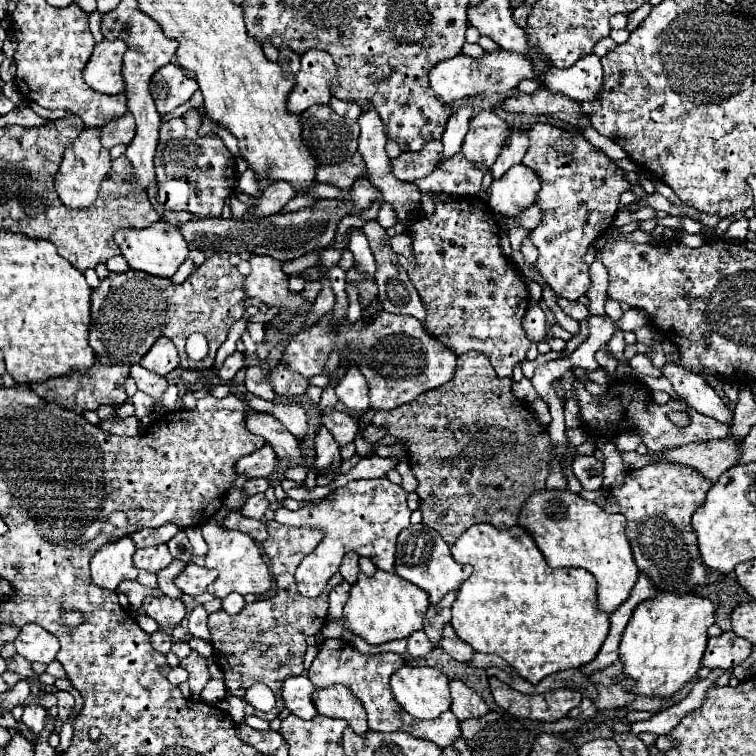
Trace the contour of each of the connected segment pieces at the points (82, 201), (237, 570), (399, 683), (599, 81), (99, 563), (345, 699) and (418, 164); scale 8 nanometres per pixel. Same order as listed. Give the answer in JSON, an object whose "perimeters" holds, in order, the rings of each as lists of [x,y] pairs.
{"perimeters":[[[[97,127],[83,129],[81,135],[69,145],[69,149],[63,155],[63,163],[55,175],[55,191],[69,209],[87,209],[95,203],[99,185],[109,173],[109,169],[111,169],[111,157],[109,151],[103,149],[103,145],[99,143],[99,129]]],[[[215,519],[207,521],[201,529],[203,529],[203,539],[209,545],[209,553],[205,557],[205,567],[219,571],[219,577],[207,587],[207,591],[211,595],[215,595],[217,599],[223,599],[233,591],[237,591],[241,595],[247,595],[247,593],[263,595],[271,589],[273,577],[271,577],[269,565],[265,563],[261,547],[247,533],[223,529]]],[[[403,665],[391,677],[397,703],[417,719],[437,719],[451,709],[449,677],[433,667]]],[[[595,53],[579,59],[569,69],[549,69],[543,85],[577,101],[597,101],[603,93],[603,67]]],[[[129,537],[117,543],[103,545],[91,559],[91,579],[97,587],[115,591],[123,579],[137,579],[139,569],[135,569],[133,553],[135,543]]],[[[333,685],[327,689],[317,689],[313,693],[315,707],[325,717],[347,719],[351,729],[359,735],[367,733],[367,715],[361,701],[343,685]]],[[[431,141],[421,151],[401,153],[397,159],[391,161],[391,169],[395,177],[401,181],[415,181],[431,173],[431,169],[435,169],[441,151],[443,151],[441,141]]]]}

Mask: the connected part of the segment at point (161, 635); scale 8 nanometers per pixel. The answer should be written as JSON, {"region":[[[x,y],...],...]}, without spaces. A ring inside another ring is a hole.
{"region":[[[155,631],[155,633],[151,633],[151,645],[159,651],[159,653],[163,653],[167,655],[169,653],[169,647],[171,647],[171,637],[165,633],[165,631]]]}

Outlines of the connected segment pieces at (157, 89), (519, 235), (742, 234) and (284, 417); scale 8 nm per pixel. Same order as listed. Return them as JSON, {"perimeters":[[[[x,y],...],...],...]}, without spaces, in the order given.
{"perimeters":[[[[175,63],[163,65],[149,81],[149,91],[155,99],[157,111],[161,115],[173,111],[175,107],[187,103],[197,91],[197,81],[189,79],[183,69]]],[[[513,229],[507,235],[509,235],[509,241],[511,241],[513,251],[521,251],[521,245],[523,245],[523,241],[527,237],[527,231],[525,229]]],[[[743,217],[743,219],[737,219],[729,225],[729,229],[725,231],[725,239],[733,241],[733,243],[741,243],[741,241],[745,241],[747,233],[749,233],[749,219]]],[[[247,395],[247,405],[255,411],[267,411],[275,415],[297,439],[305,439],[309,435],[309,423],[307,423],[307,413],[299,401],[279,401],[279,403],[269,403],[259,397]]]]}

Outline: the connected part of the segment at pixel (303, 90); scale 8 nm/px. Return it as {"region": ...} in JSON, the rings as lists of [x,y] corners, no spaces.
{"region":[[[309,49],[301,55],[301,69],[295,79],[297,85],[287,97],[287,111],[299,115],[311,105],[329,103],[331,87],[337,83],[335,63],[327,53],[319,49]]]}

